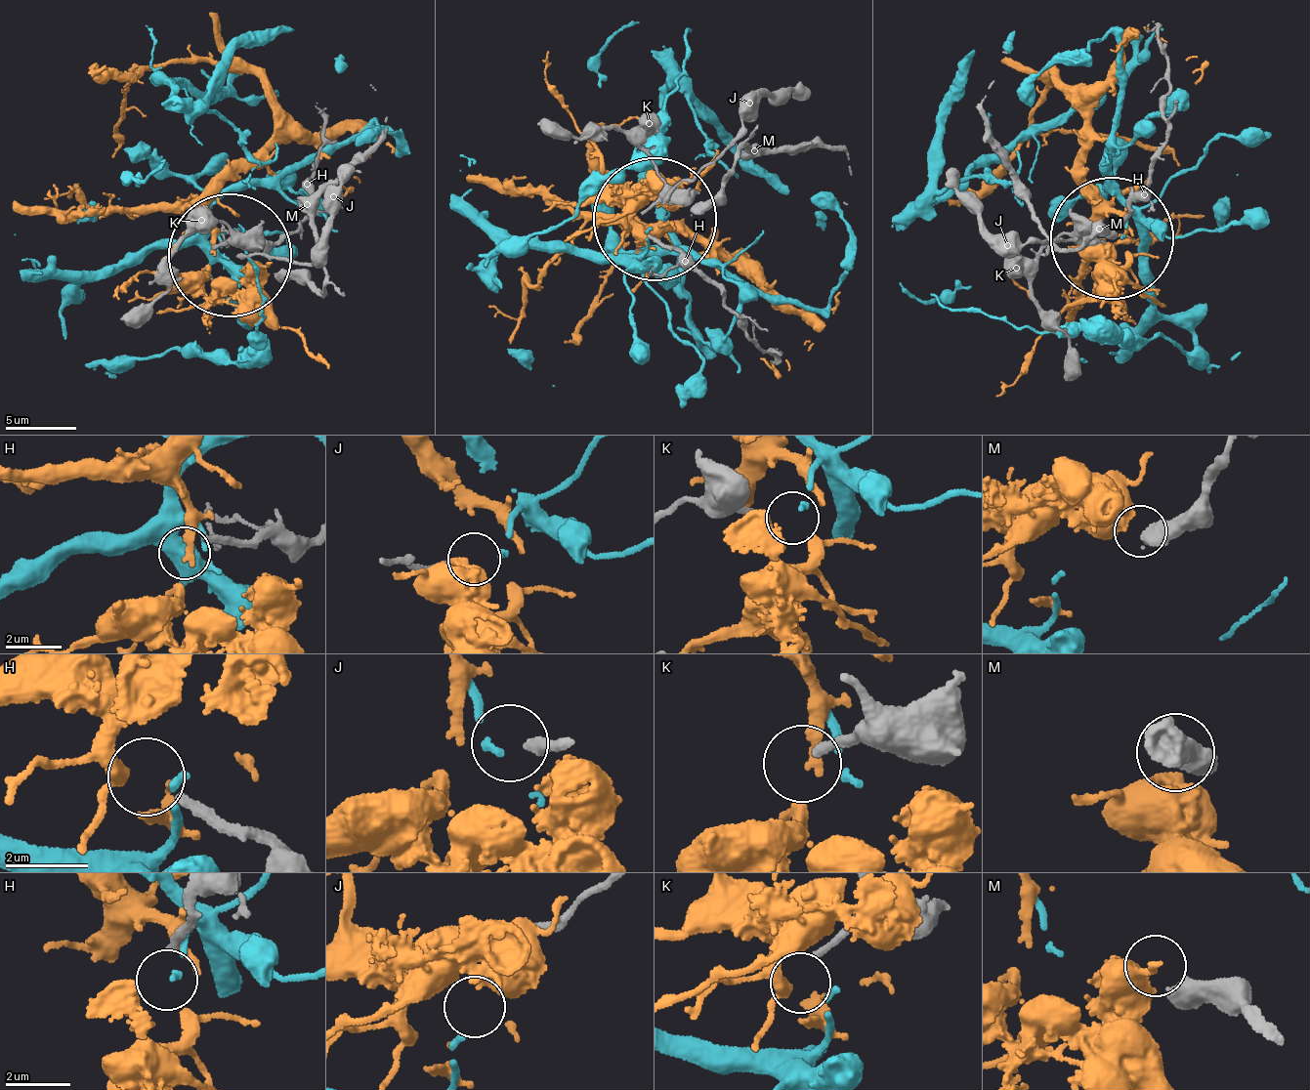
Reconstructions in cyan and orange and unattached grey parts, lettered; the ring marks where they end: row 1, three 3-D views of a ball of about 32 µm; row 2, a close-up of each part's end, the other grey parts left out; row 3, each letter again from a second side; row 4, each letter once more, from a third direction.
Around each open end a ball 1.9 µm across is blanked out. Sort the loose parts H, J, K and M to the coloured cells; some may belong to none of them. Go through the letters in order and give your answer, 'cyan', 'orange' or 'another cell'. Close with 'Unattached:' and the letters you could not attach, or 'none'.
H: another cell
J: cyan
K: another cell
M: another cell
Unattached: H, K, M

